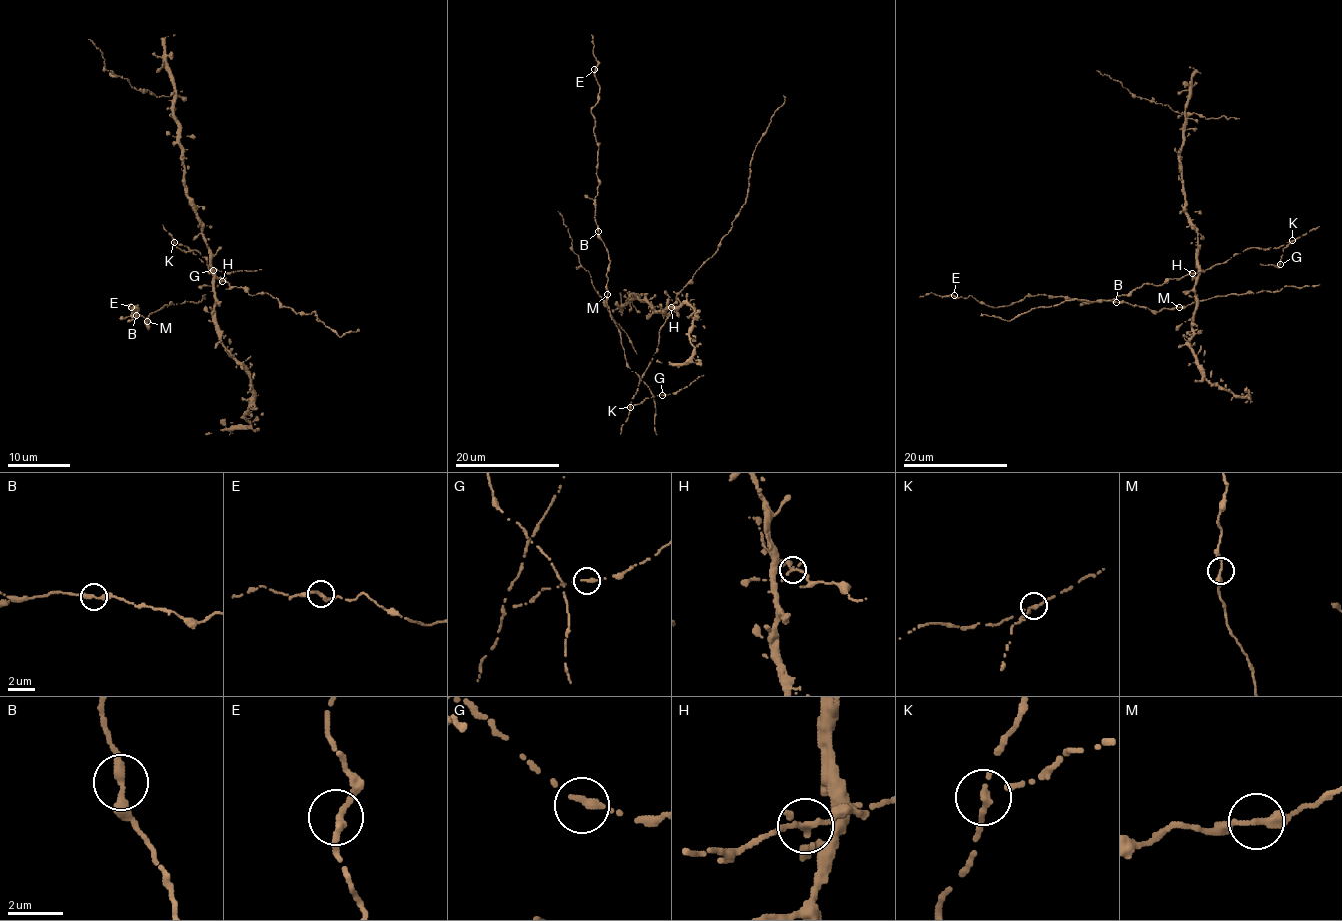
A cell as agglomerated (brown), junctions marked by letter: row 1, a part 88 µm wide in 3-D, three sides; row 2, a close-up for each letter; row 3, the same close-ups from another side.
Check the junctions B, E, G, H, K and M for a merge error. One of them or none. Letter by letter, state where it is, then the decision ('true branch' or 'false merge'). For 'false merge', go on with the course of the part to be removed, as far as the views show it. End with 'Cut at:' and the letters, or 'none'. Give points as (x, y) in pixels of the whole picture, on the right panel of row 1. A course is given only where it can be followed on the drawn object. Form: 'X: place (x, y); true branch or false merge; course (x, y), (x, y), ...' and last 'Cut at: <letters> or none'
B: place (1116, 302); true branch
E: place (954, 295); true branch
G: place (1280, 264); true branch
H: place (1192, 273); true branch
K: place (1292, 240); true branch
M: place (1179, 307); true branch
Cut at: none

